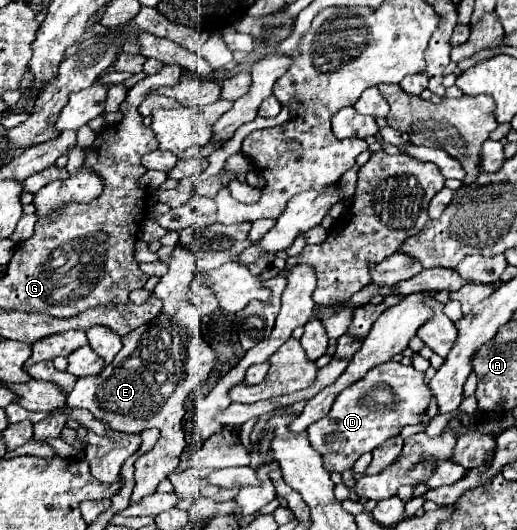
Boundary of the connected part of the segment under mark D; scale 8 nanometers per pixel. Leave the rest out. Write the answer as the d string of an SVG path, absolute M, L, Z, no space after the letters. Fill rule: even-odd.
M384 362L380 366L374 366L362 380L348 386L336 400L332 410L326 418L314 422L308 428L308 440L314 450L318 450L324 458L324 468L328 472L344 472L352 468L352 464L366 452L372 452L388 438L394 438L400 434L400 430L408 424L420 424L420 414L426 412L428 404L432 400L432 392L424 380L424 372L418 372L414 366L404 366L400 362ZM388 386L394 393L396 406L392 408L372 408L364 402L364 398L370 398L370 392L374 388Z

